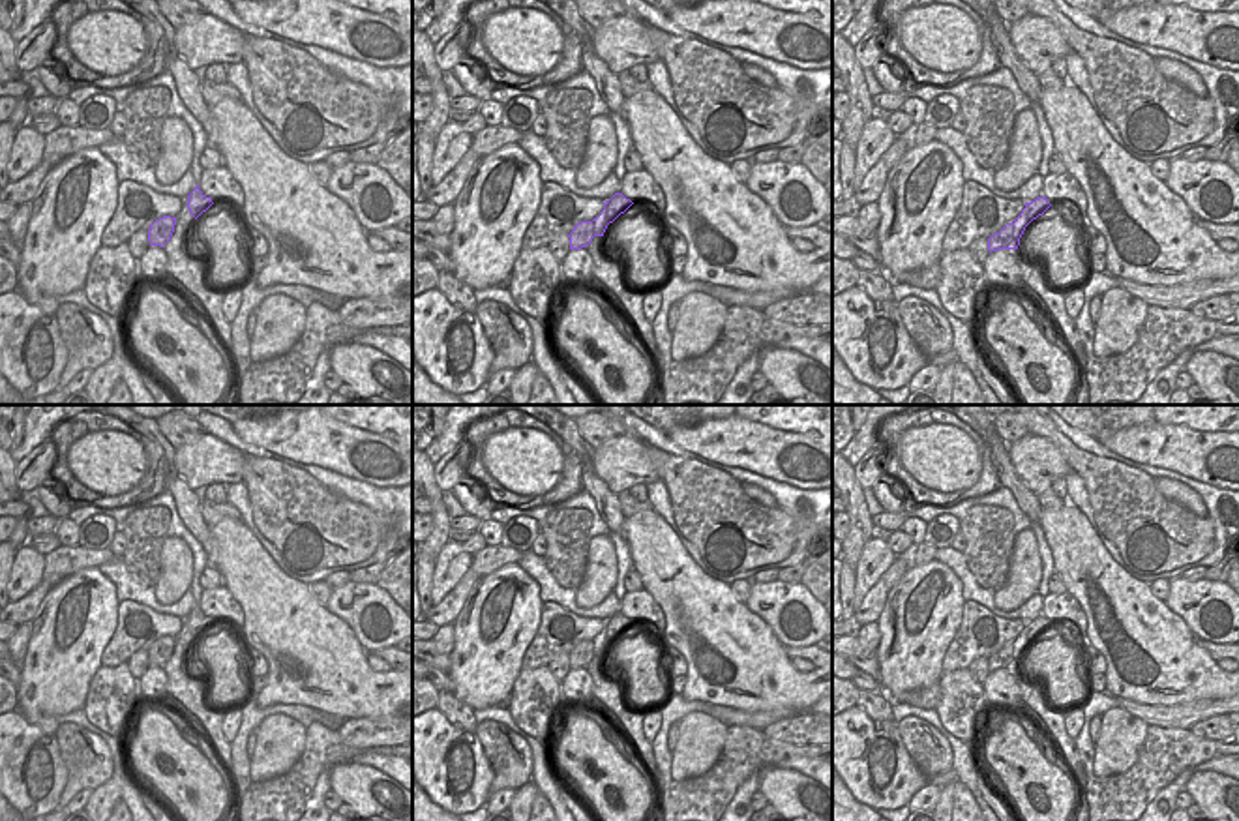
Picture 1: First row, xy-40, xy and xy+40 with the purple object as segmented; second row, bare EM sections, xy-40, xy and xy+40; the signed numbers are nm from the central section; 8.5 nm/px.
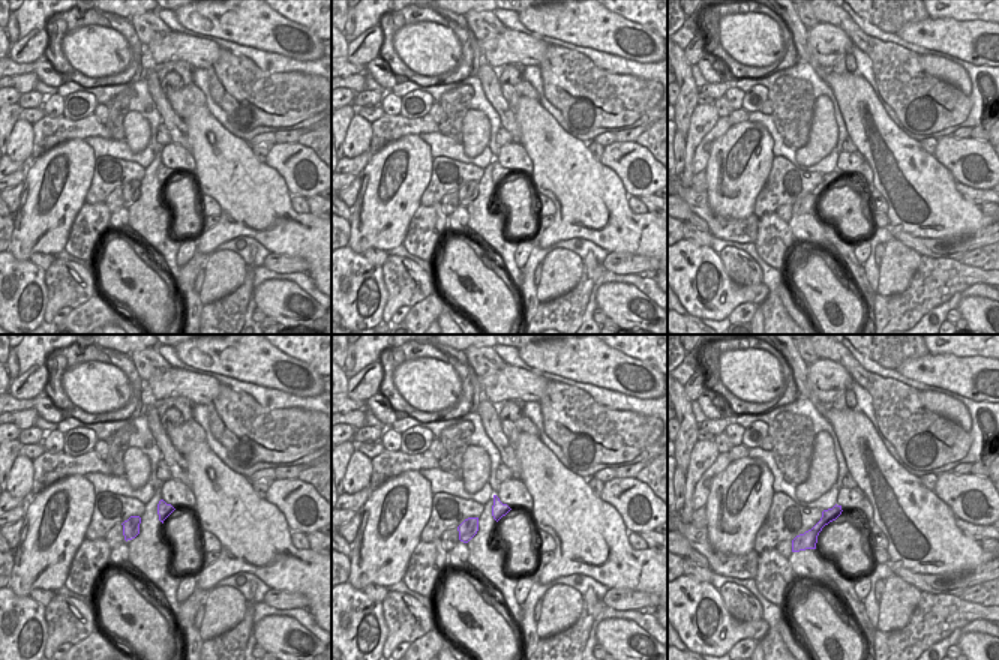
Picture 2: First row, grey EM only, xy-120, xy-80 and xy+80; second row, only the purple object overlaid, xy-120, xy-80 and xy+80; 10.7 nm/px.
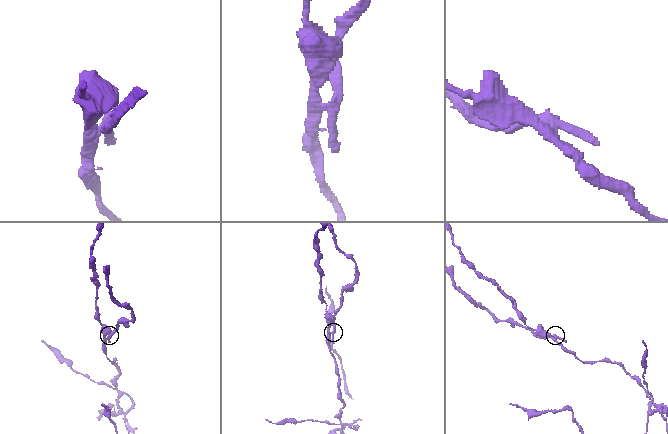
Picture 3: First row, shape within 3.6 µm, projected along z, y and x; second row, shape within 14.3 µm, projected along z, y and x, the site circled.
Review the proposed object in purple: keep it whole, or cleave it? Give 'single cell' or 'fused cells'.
fused cells

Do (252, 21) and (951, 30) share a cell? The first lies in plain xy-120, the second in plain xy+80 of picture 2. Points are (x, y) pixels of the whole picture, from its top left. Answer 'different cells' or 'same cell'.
same cell

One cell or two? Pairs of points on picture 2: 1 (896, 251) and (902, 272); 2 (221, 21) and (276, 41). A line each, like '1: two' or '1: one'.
1: one
2: one

